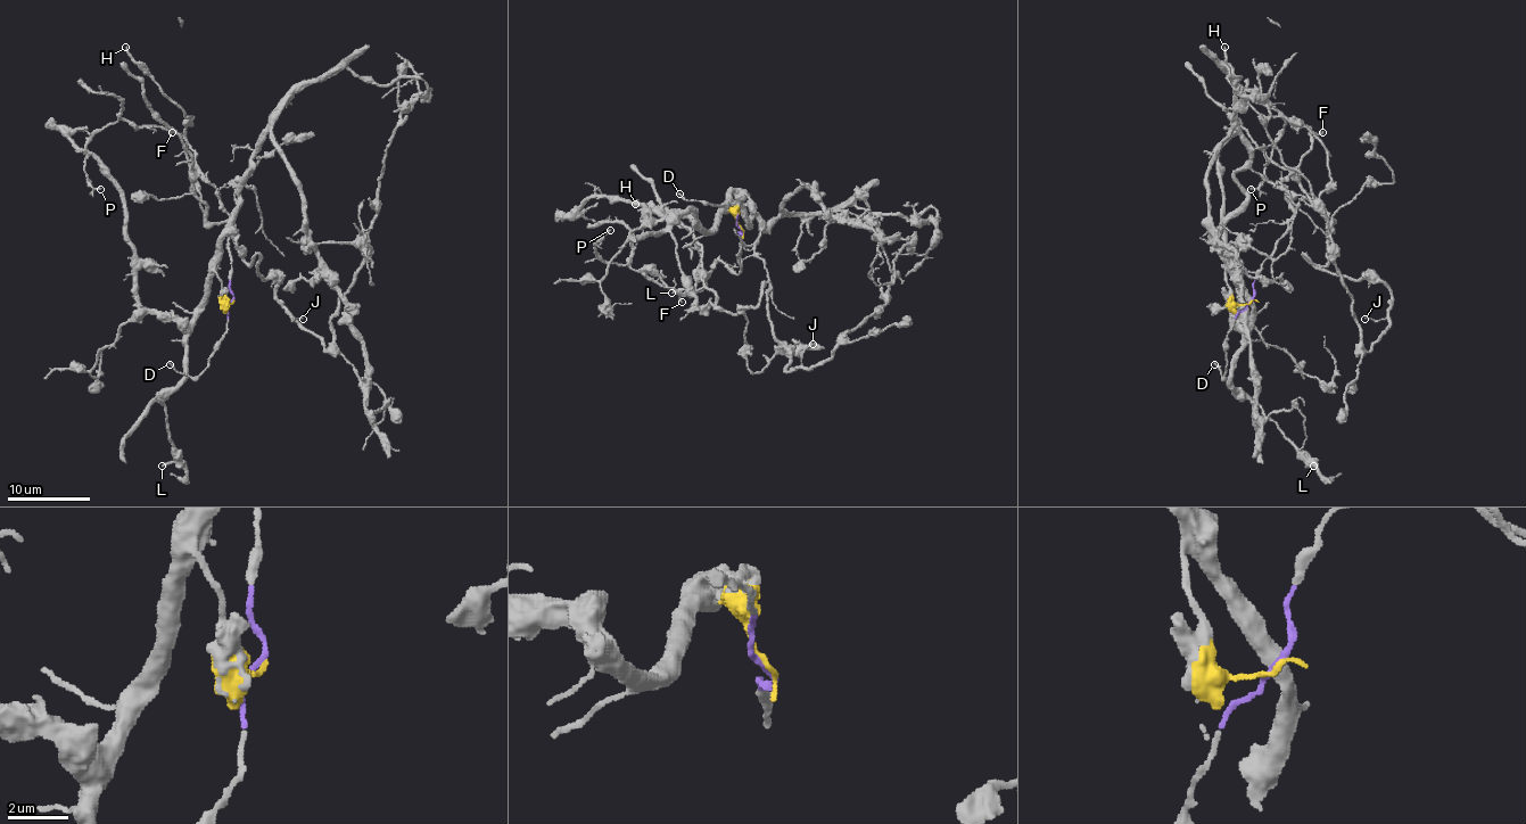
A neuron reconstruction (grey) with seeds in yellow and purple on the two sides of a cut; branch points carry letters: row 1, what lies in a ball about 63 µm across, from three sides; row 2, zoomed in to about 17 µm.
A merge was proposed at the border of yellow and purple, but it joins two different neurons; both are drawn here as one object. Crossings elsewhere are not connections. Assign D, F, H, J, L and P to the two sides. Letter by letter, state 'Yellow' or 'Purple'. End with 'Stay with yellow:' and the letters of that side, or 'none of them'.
D: Purple
F: Purple
H: Purple
J: Purple
L: Yellow
P: Purple
Stay with yellow: L

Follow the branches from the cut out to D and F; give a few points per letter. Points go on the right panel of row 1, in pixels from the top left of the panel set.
D: (1248, 302), (1236, 315), (1228, 336), (1226, 373), (1222, 378), (1222, 371), (1213, 363)
F: (1248, 302), (1255, 274), (1271, 254), (1294, 211), (1281, 183), (1311, 143), (1311, 132), (1324, 132)

